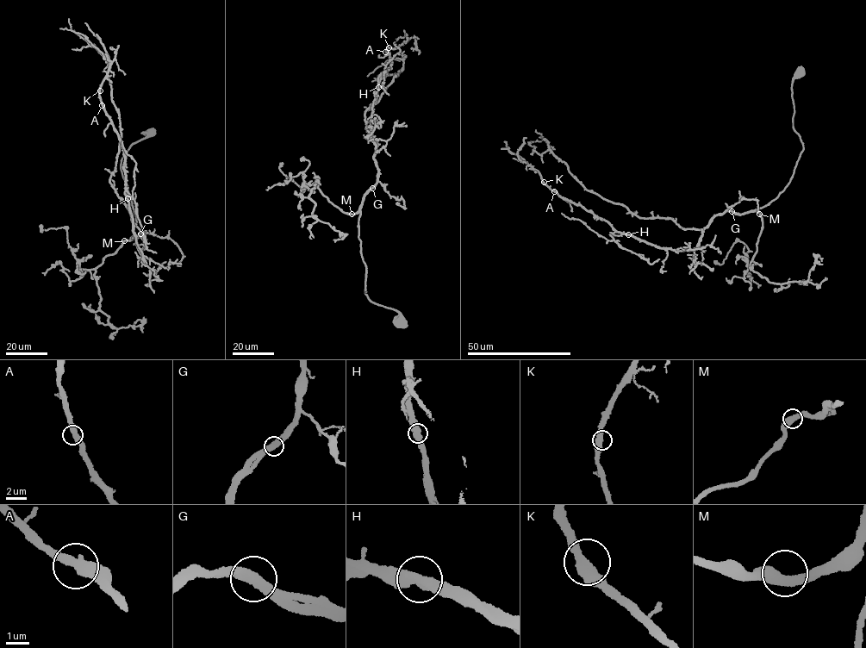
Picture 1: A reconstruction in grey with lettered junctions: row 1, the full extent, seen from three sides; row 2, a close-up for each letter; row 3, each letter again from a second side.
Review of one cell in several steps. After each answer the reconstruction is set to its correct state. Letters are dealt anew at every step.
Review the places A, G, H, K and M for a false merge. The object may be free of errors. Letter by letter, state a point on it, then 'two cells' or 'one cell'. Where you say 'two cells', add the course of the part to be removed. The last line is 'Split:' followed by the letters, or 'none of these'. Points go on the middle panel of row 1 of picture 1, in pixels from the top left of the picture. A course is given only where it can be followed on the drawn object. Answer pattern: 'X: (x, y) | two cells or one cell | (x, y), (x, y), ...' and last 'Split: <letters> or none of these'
A: (385, 52) | one cell
G: (372, 188) | one cell
H: (378, 87) | one cell
K: (389, 47) | one cell
M: (352, 214) | one cell
Split: none of these

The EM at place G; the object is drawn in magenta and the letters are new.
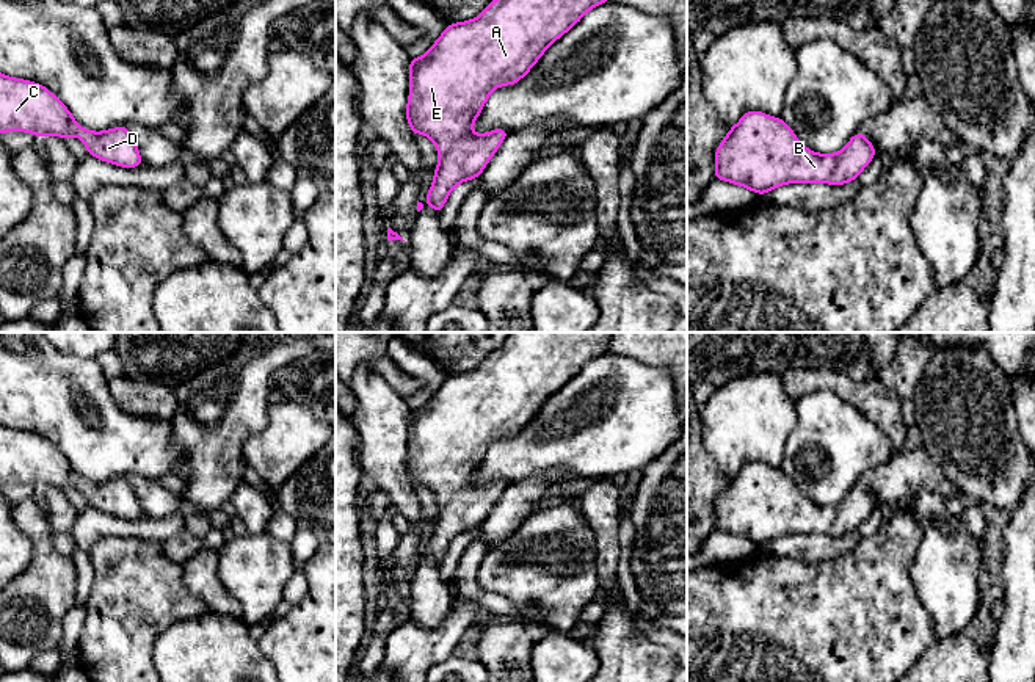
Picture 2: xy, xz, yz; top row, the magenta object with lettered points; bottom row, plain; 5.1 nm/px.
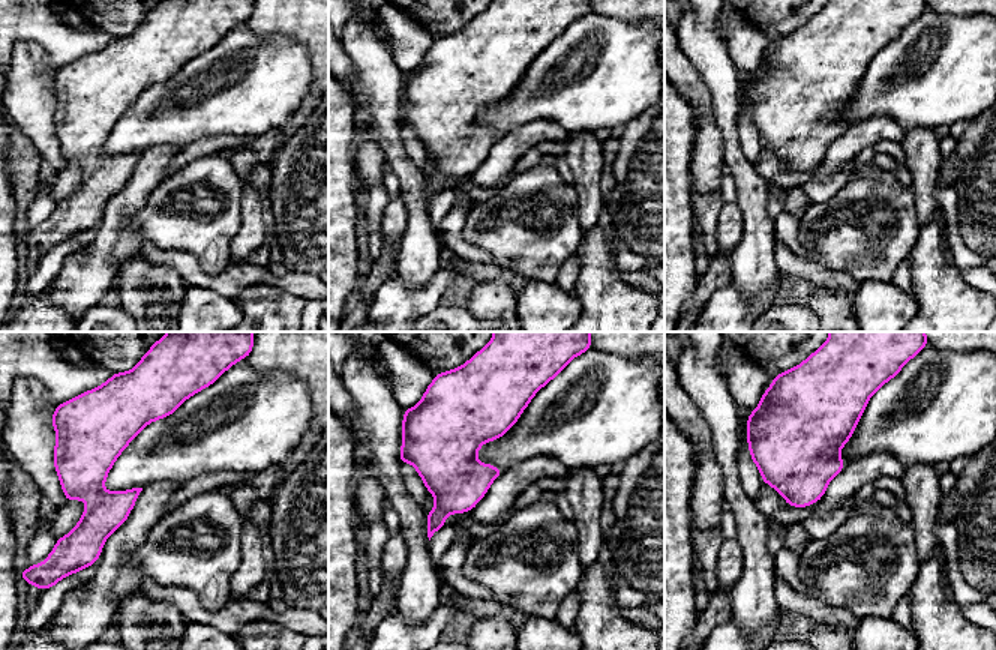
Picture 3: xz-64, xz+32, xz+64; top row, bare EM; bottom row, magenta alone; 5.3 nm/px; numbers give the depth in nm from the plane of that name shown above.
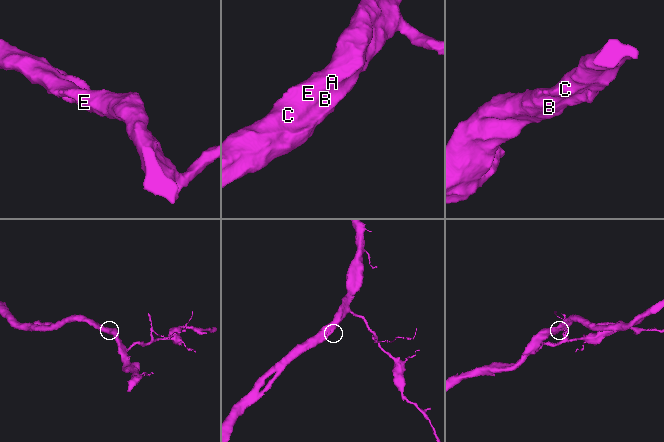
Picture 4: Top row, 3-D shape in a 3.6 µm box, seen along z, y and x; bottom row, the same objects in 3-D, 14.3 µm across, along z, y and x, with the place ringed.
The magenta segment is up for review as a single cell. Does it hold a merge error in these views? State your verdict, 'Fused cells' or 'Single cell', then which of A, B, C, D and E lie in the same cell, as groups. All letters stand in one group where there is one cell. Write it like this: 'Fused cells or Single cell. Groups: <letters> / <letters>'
Single cell. Groups: A B C D E

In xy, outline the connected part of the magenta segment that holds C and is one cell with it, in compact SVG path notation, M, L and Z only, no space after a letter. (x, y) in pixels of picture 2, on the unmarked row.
M0 425L0 484L30 483L36 488L82 489L89 506L116 517L143 516L125 477L91 483L78 477L66 456L45 437Z

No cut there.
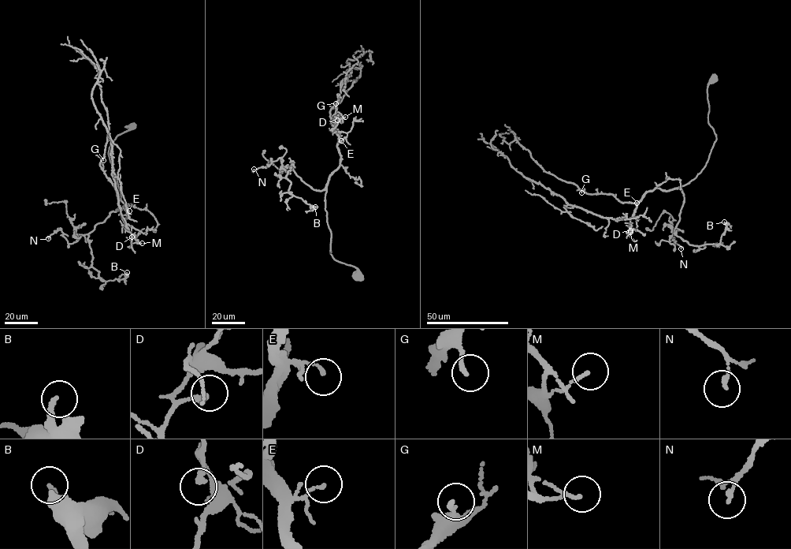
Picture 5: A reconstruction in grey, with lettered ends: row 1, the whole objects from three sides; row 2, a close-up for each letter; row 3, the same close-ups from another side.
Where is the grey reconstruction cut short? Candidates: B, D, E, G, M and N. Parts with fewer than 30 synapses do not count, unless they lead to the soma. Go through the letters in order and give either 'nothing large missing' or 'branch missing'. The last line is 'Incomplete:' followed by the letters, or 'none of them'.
B: nothing large missing
D: nothing large missing
E: nothing large missing
G: nothing large missing
M: nothing large missing
N: nothing large missing
Incomplete: none of them

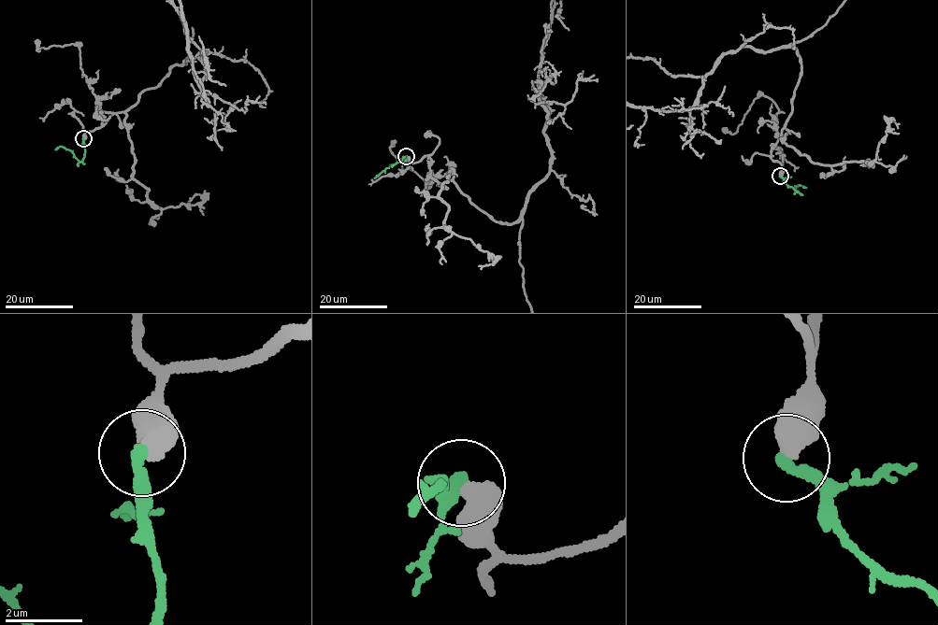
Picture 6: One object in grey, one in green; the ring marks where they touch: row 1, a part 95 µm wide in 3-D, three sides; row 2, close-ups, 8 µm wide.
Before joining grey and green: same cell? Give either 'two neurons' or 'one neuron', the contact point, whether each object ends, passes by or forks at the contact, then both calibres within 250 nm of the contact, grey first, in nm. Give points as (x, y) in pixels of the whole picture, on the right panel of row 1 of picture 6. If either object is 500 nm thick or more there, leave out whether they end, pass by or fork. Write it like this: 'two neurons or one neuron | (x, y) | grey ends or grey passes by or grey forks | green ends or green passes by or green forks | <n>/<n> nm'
two neurons | (780, 176) | 600/340 nm

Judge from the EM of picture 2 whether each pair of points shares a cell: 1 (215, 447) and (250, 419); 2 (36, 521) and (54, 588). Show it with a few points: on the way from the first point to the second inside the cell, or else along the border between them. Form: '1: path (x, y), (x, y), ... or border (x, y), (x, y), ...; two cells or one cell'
1: path (223, 439), (242, 420); one cell
2: path (41, 538), (49, 571); one cell

